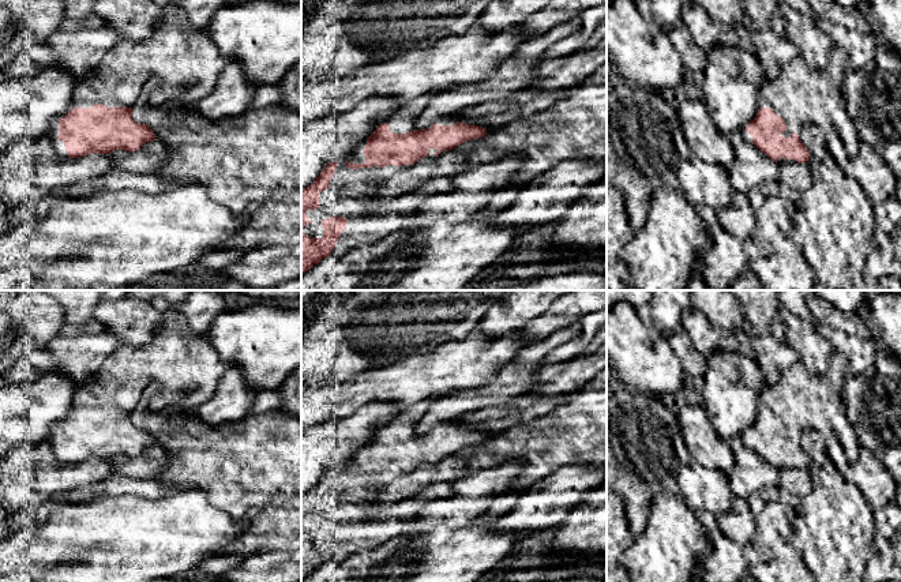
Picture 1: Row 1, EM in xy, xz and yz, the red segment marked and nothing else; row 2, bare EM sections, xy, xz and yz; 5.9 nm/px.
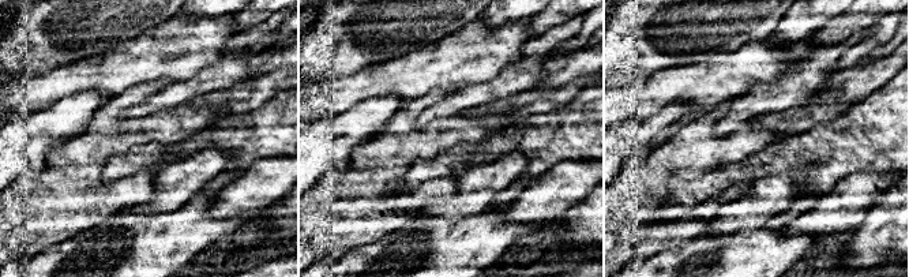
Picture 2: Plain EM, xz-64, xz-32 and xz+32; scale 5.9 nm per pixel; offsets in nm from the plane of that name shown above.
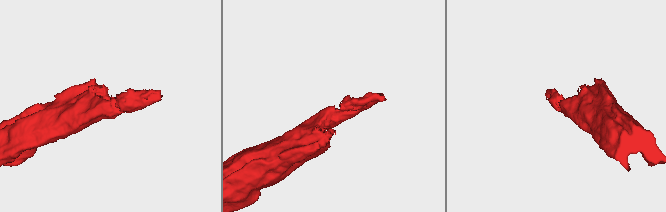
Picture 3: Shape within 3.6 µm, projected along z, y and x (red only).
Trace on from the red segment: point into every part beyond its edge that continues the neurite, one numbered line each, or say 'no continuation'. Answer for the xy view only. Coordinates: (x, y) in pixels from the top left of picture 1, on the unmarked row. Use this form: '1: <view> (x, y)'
1: xy (179, 370)

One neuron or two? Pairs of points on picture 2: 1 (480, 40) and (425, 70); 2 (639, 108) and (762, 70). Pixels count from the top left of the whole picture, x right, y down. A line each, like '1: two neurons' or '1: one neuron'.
1: one neuron
2: one neuron

